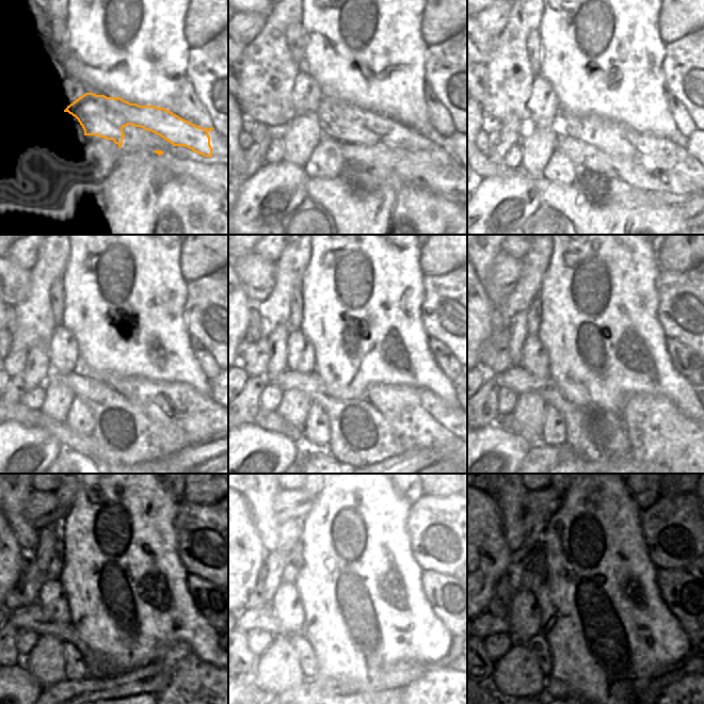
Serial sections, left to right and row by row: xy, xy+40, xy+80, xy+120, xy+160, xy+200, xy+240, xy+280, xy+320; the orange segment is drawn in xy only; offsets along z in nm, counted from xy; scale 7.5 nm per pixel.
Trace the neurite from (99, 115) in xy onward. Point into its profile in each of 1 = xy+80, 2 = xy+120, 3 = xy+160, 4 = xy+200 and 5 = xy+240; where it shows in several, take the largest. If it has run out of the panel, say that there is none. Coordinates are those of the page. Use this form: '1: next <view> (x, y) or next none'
1: next xy+80 (655, 164)
2: next xy+120 (187, 417)
3: next xy+160 (421, 419)
4: next xy+200 (672, 451)
5: next xy+240 (195, 690)

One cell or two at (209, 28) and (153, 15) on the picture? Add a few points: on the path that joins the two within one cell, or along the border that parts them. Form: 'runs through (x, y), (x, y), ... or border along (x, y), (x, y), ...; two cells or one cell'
border along (186, 11), (185, 40), (189, 47); two cells

